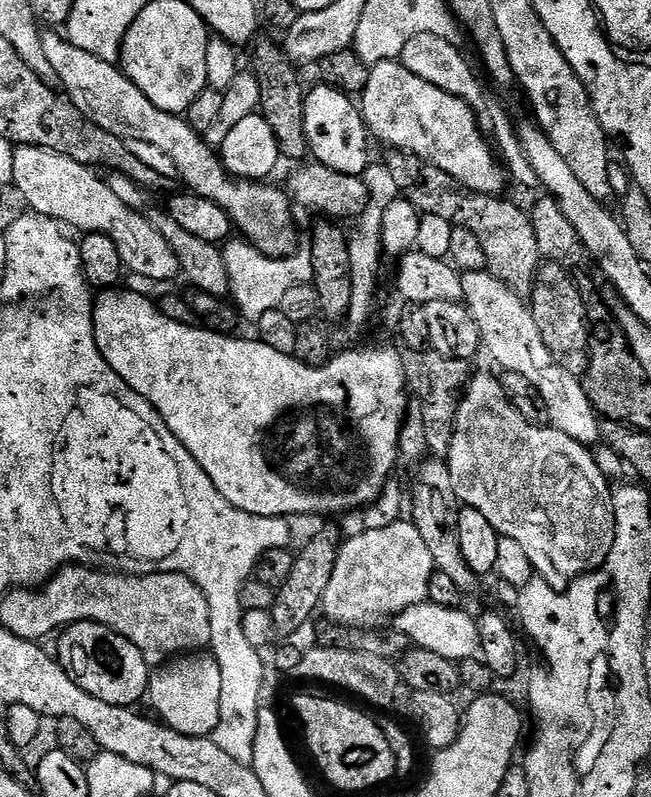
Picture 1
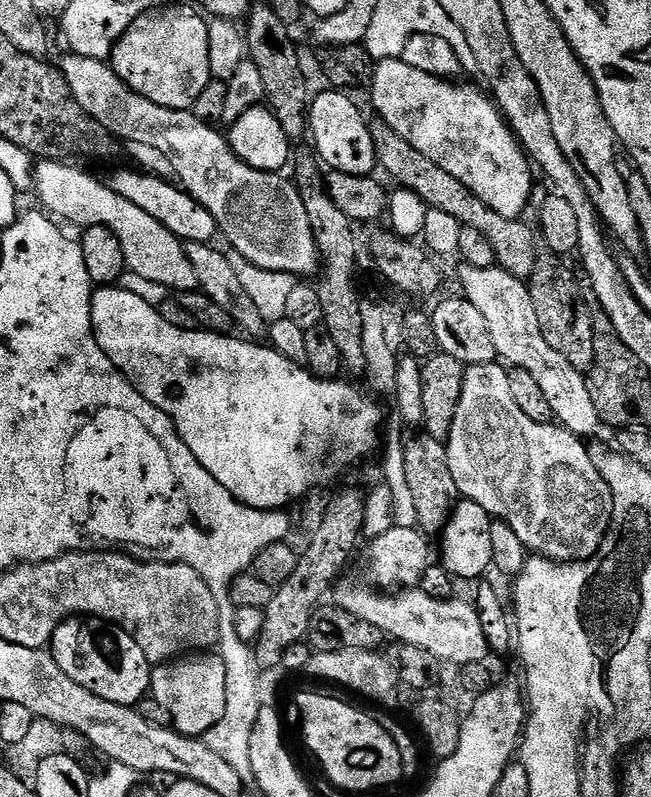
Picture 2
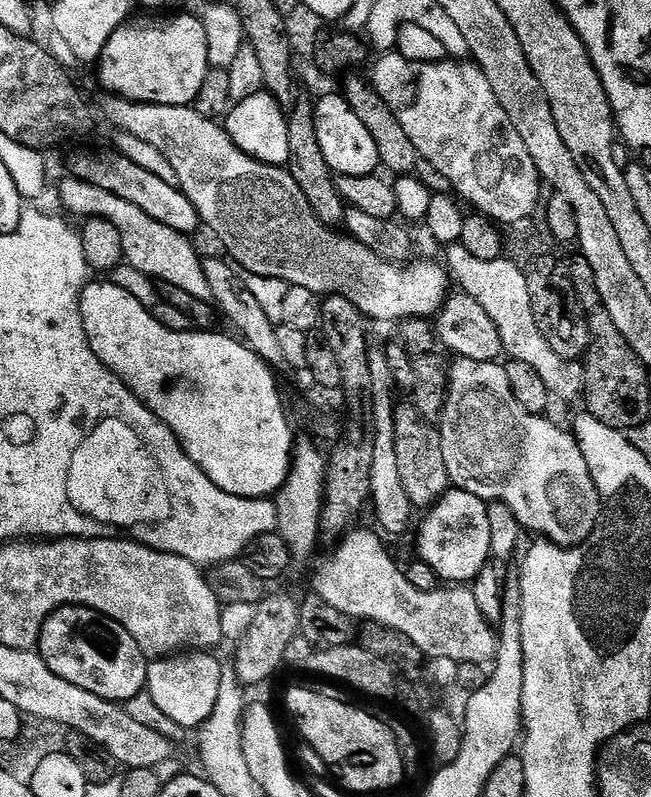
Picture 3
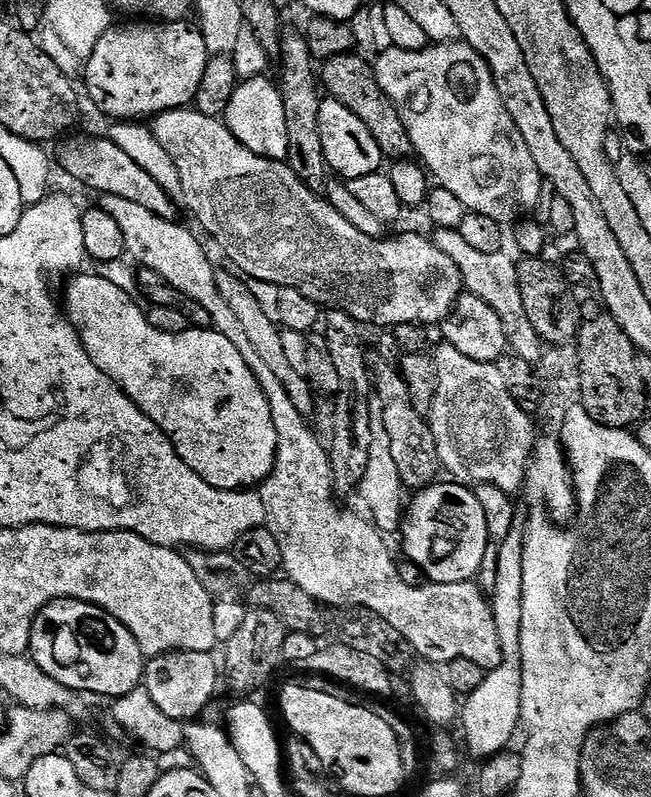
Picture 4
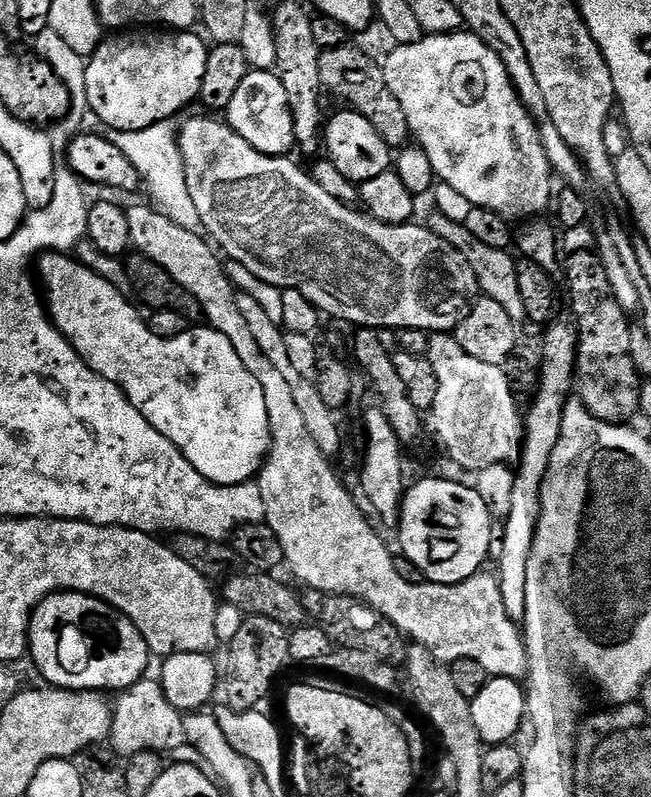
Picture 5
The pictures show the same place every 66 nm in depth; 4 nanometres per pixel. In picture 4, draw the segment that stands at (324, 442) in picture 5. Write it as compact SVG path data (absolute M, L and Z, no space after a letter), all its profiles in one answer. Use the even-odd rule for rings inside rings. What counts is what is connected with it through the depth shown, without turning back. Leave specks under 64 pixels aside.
M223 270L217 271L216 281L218 282L218 290L222 291L222 298L225 299L230 310L237 315L238 321L242 324L242 330L249 336L254 350L257 350L258 354L261 355L262 362L265 362L266 366L274 372L274 375L278 377L278 382L282 382L282 386L286 386L286 394L290 394L294 406L298 406L298 410L305 418L311 417L311 412L316 408L315 398L317 399L312 385L308 383L305 376L298 374L298 370L294 370L294 366L290 365L290 361L283 351L281 329L277 321L267 317L266 310L262 309L258 298L251 293L247 281L237 273L234 274L223 272Z

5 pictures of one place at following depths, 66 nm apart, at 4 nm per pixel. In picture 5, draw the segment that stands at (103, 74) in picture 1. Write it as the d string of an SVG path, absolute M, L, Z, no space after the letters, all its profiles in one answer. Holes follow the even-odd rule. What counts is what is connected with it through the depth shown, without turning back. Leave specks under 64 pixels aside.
M208 119L212 120L188 120L184 125L182 123L179 125L180 153L186 170L186 186L190 190L190 198L194 198L194 207L198 210L198 218L202 218L202 229L215 241L218 248L218 243L220 243L221 249L219 248L219 251L225 257L228 255L229 261L246 266L246 270L250 270L250 274L262 278L262 282L272 284L275 288L281 290L296 288L302 294L306 294L306 298L310 298L310 302L315 304L325 317L337 316L338 319L349 320L352 326L361 328L393 328L395 330L417 328L429 334L448 334L460 325L462 318L466 318L466 314L470 314L478 296L478 281L474 270L470 266L470 262L466 262L466 258L461 252L456 251L442 238L438 238L438 234L434 234L431 228L423 223L416 224L417 222L383 224L373 216L357 210L353 205L338 202L338 198L326 194L326 190L322 190L322 186L318 186L318 182L314 182L312 175L305 169L303 172L292 161L292 158L262 154L258 150L254 150L254 146L250 146L250 142L246 142L246 138L242 138L236 133L227 122L220 121L219 124L216 121L219 119Z

